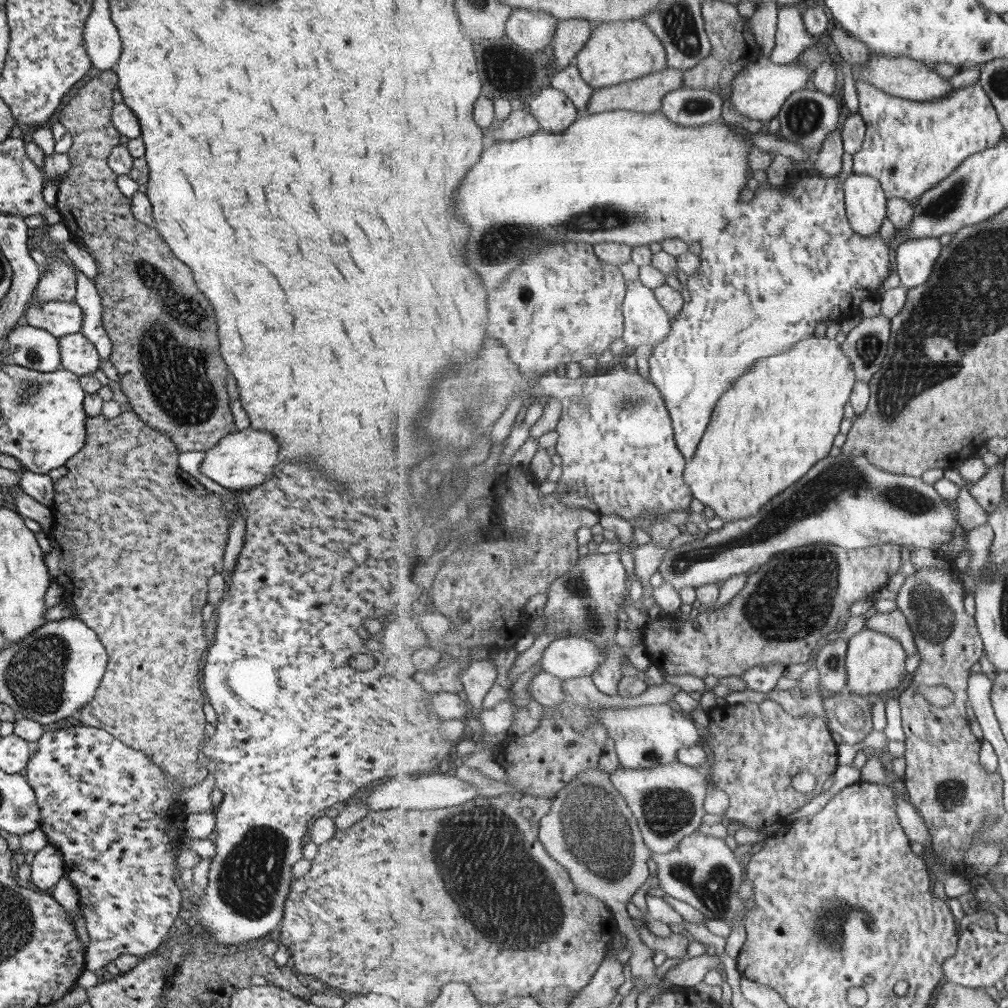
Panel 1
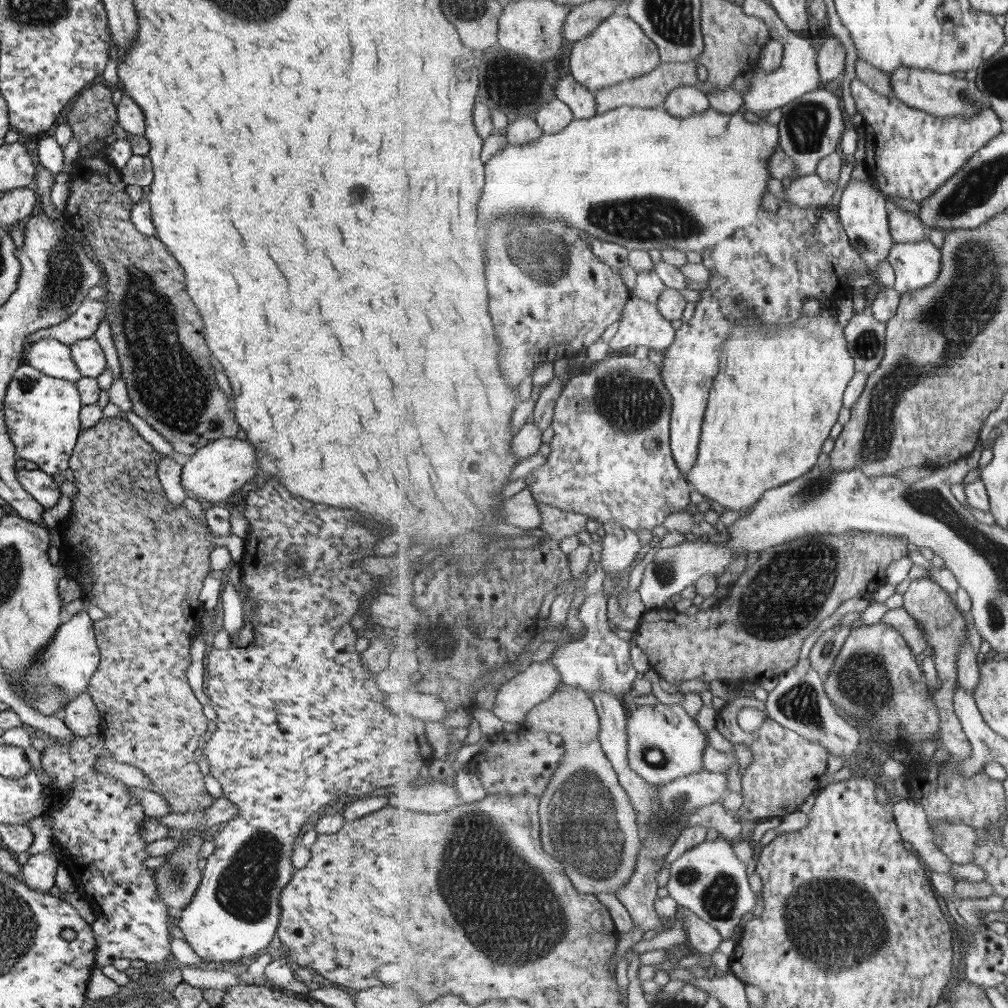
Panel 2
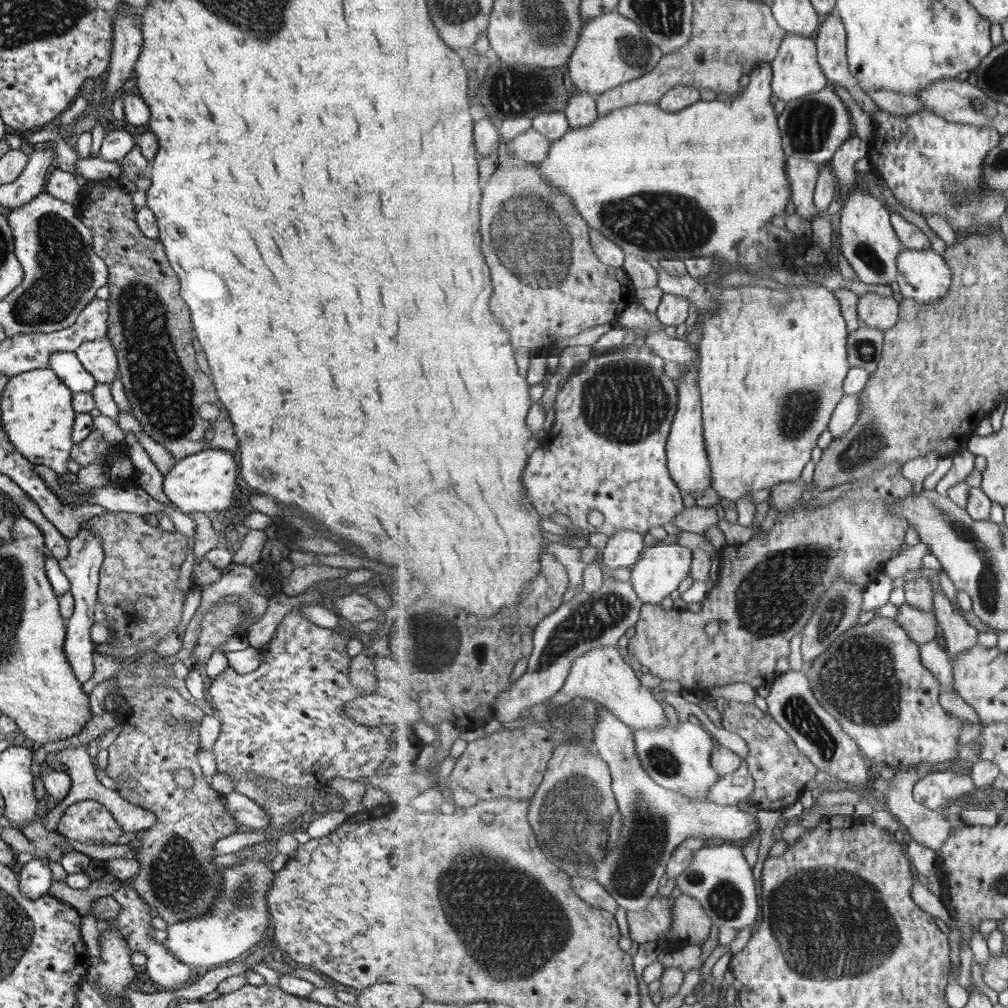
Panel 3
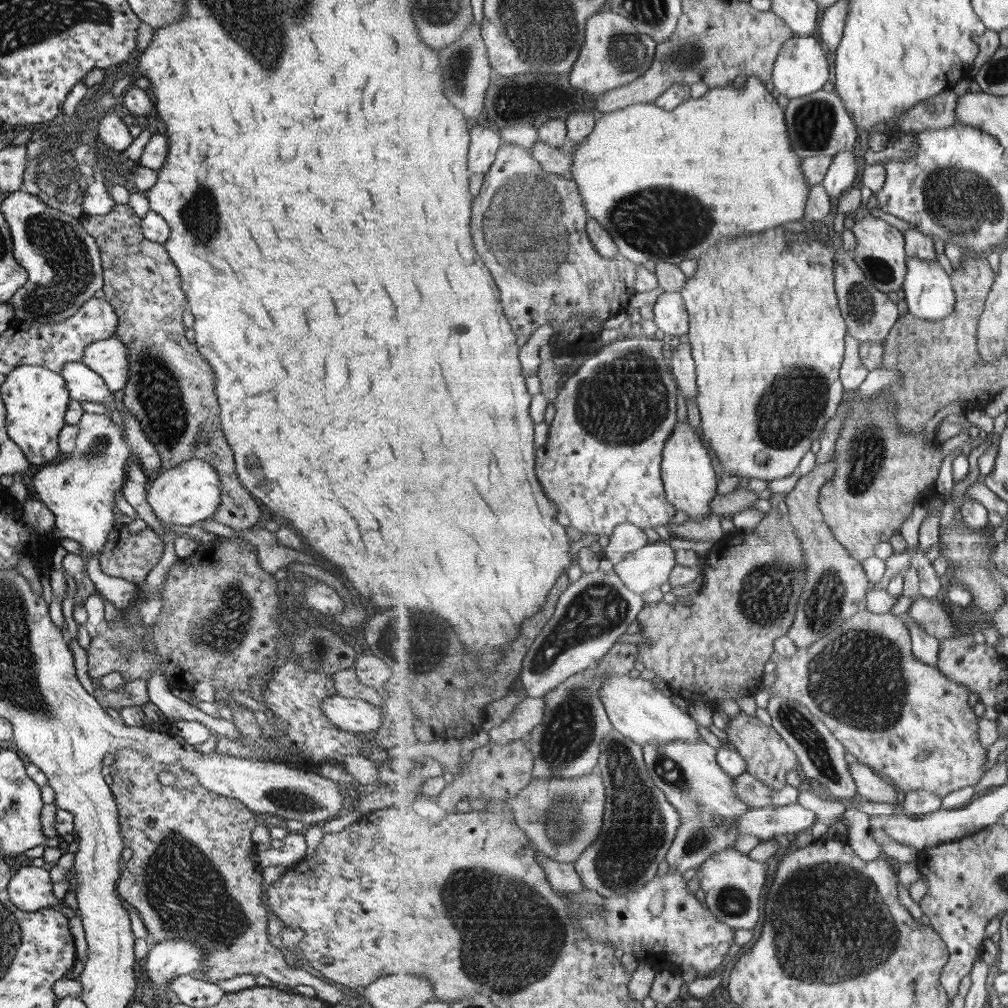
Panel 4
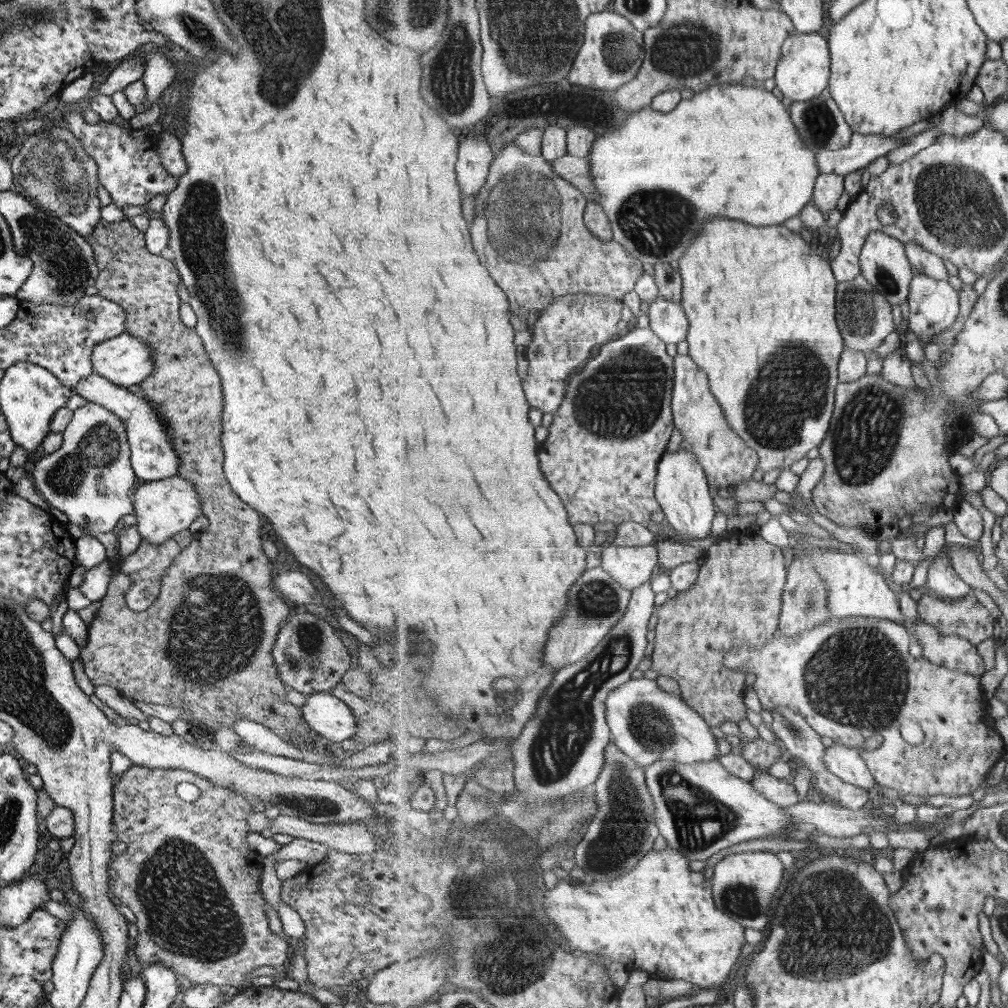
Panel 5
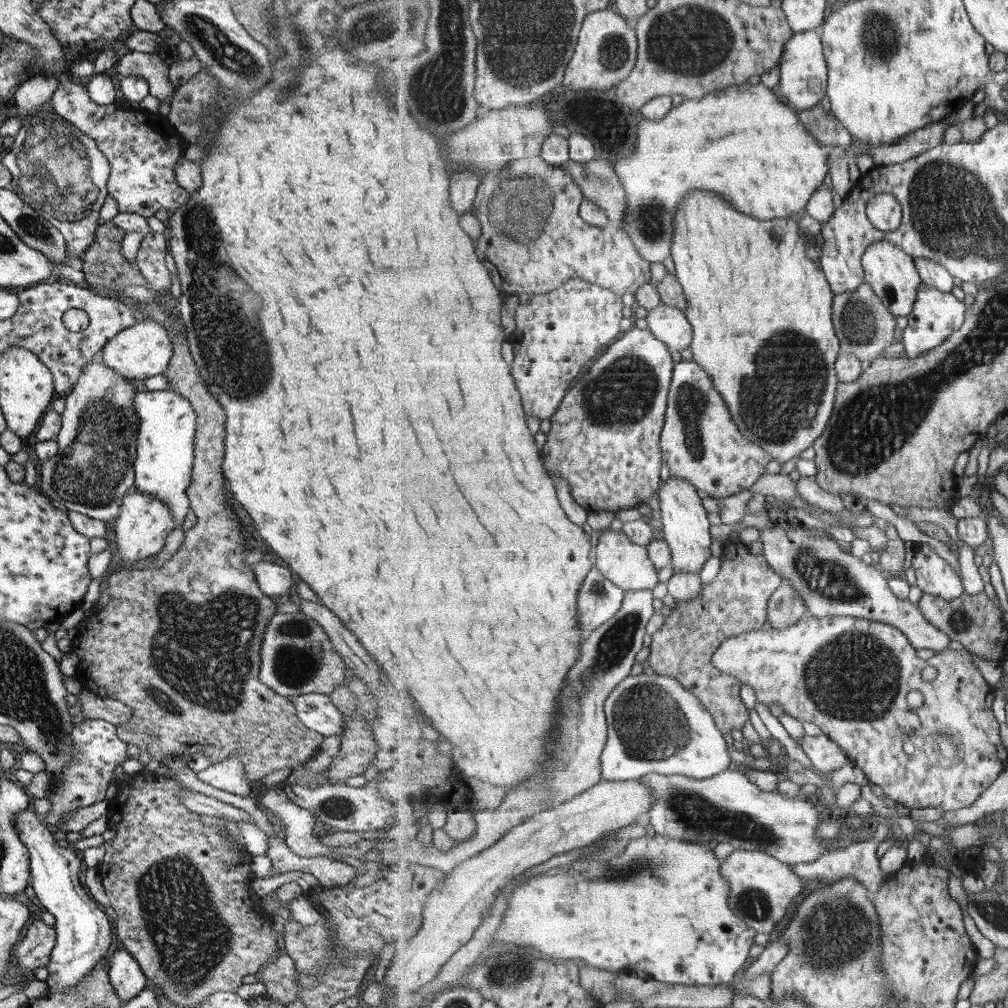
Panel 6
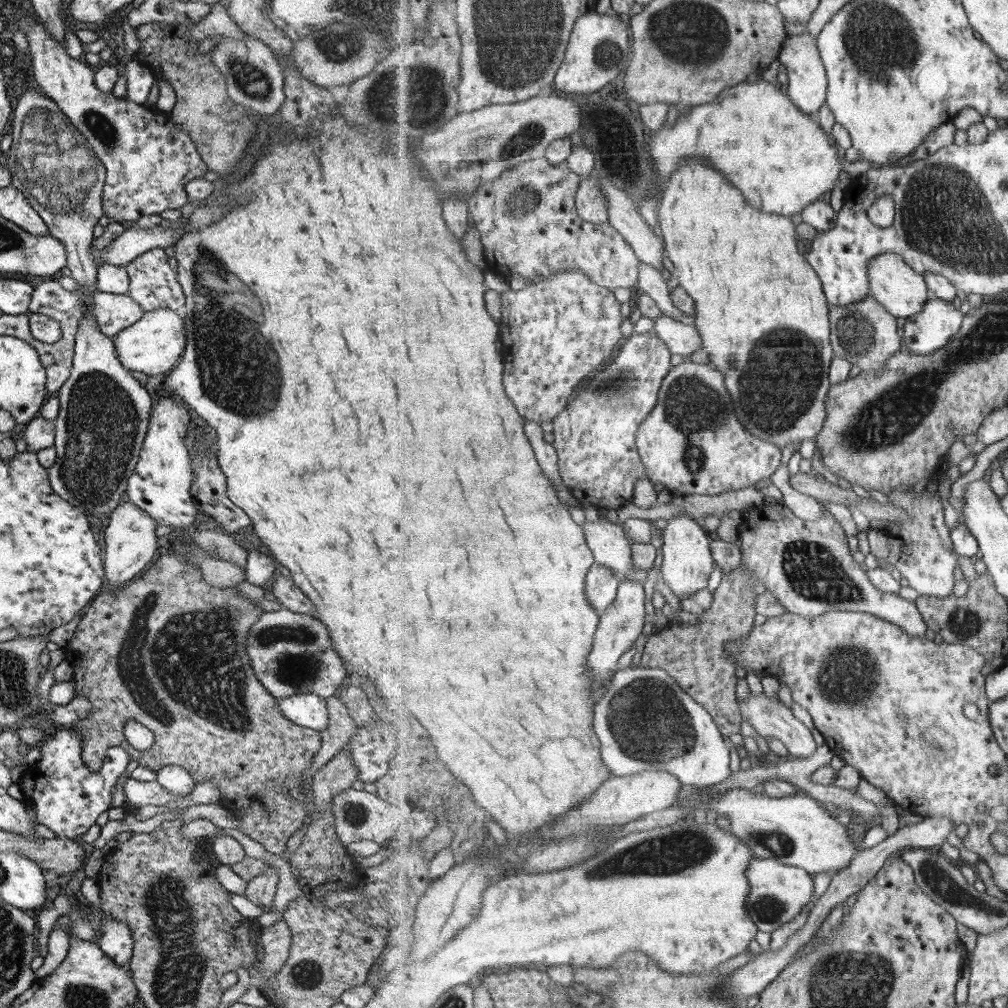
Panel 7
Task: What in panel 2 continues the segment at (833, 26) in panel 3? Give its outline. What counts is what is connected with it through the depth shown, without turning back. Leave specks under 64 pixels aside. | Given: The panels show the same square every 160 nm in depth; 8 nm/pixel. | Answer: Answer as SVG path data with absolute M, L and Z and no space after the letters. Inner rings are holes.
M827 37L818 48L818 69L823 83L843 78L845 72L845 56L847 50L841 42L833 37Z

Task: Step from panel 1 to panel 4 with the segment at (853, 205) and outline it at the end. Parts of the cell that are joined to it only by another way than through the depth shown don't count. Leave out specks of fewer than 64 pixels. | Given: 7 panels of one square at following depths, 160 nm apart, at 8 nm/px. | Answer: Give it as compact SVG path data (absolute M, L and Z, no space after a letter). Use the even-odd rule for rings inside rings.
M862 186L862 206L857 210L854 226L851 230L857 237L856 264L864 271L865 278L881 292L897 292L903 290L906 274L908 273L908 254L906 238L895 226L887 224L885 220L871 214L867 202L871 200L874 191Z

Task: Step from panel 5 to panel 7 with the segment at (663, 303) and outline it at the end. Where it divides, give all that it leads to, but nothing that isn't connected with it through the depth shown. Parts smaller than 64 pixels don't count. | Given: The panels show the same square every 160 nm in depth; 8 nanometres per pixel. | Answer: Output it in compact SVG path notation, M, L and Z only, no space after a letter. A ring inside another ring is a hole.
M661 315L655 321L653 330L664 340L673 354L679 354L684 359L702 348L701 335L696 326L675 320L671 316Z

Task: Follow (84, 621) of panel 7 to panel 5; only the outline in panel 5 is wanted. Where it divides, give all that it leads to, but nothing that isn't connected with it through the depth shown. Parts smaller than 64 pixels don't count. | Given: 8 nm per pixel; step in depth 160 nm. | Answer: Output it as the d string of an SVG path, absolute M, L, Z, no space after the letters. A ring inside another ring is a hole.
M105 220L97 221L95 228L91 234L86 236L86 241L89 243L91 250L93 250L93 262L95 262L98 268L98 275L95 279L94 286L97 288L97 295L102 296L105 300L117 303L125 313L125 330L124 333L129 336L134 336L139 340L142 340L148 348L150 348L150 354L152 354L153 370L139 383L139 391L137 395L141 395L146 398L155 410L156 413L166 422L166 431L168 432L168 439L171 441L173 450L176 452L177 458L179 458L179 468L177 468L177 475L181 478L189 479L196 488L198 494L198 501L201 505L201 512L205 518L209 521L207 529L193 535L189 545L181 549L177 556L173 557L171 564L164 572L160 580L161 594L158 594L155 600L143 611L135 612L130 610L123 600L125 592L129 588L129 584L133 584L132 580L125 574L115 573L111 576L106 588L104 597L100 600L100 607L98 608L96 615L92 618L88 624L87 629L87 642L85 646L79 648L79 658L83 663L83 669L89 683L95 686L111 686L111 688L117 689L117 692L121 696L131 700L132 702L141 702L151 705L159 705L165 707L177 707L183 708L182 711L190 711L191 716L181 719L182 721L189 721L192 724L191 730L197 732L200 730L204 734L215 733L218 727L217 724L224 724L232 728L232 722L235 719L249 719L259 722L263 726L266 726L275 735L277 735L282 741L291 744L294 748L303 750L304 747L313 747L314 741L313 732L309 726L303 721L300 714L300 710L292 706L285 700L285 694L287 689L279 680L275 666L273 666L272 648L276 639L277 630L280 629L280 625L285 622L289 615L289 606L281 601L279 594L277 594L272 587L272 564L271 560L266 557L266 554L261 549L261 536L259 530L261 530L261 515L246 502L243 502L228 486L227 479L222 471L223 463L223 451L220 443L221 432L221 419L222 413L222 390L220 387L220 378L217 371L210 363L206 352L204 351L201 339L195 334L194 328L186 328L183 326L181 320L179 320L179 297L177 296L177 284L180 283L180 276L178 275L175 265L169 260L165 260L159 256L153 256L145 250L144 245L144 232L141 232L129 222L129 220L119 220L115 224L111 222L105 222Z

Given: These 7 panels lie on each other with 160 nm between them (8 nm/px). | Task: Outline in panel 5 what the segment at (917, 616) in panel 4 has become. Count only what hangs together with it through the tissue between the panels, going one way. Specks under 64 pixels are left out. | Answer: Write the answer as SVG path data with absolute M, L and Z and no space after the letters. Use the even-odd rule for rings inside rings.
M927 591L918 602L917 616L923 622L938 628L943 634L965 637L975 646L993 636L993 616L991 616L991 610L985 608L985 604L981 604L972 593L961 599L961 601L949 602Z

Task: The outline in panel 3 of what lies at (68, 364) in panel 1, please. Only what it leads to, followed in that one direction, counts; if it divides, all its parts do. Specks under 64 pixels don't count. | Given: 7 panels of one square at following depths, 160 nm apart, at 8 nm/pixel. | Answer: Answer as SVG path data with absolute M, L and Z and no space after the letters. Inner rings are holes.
M108 339L82 342L75 350L80 365L95 379L96 383L111 384L117 374L115 351Z

